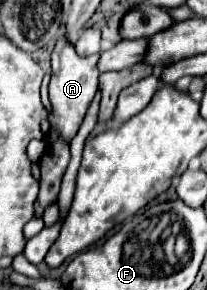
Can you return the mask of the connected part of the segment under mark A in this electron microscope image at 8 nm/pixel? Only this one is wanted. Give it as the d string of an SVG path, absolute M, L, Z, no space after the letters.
M61 37L53 49L53 55L51 55L53 75L51 75L51 83L49 83L49 99L51 99L49 123L65 143L71 143L71 139L77 135L77 131L83 123L83 117L87 113L87 107L95 97L97 81L101 75L101 71L97 69L97 61L99 61L99 55L79 57L75 53L75 49L69 43L65 43L65 37Z

